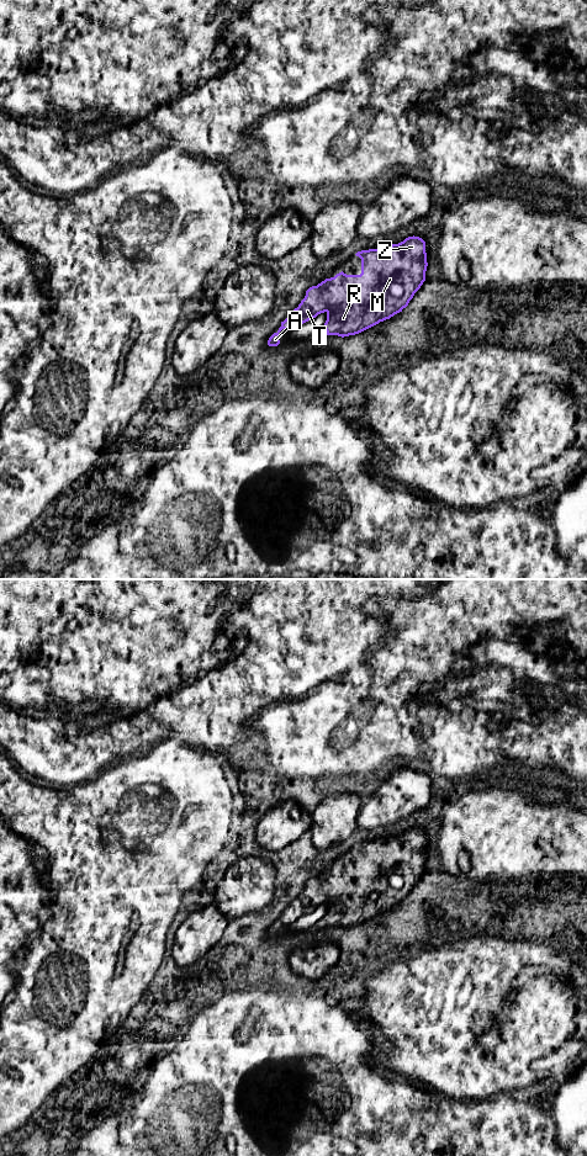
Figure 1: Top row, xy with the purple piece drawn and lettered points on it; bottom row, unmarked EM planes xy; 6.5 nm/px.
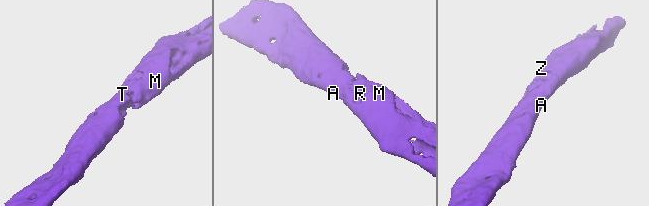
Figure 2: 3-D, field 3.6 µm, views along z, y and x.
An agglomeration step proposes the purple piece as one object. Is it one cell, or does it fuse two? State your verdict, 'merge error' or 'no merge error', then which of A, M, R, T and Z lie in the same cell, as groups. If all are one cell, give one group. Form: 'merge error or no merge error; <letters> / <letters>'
no merge error; A M R T Z

